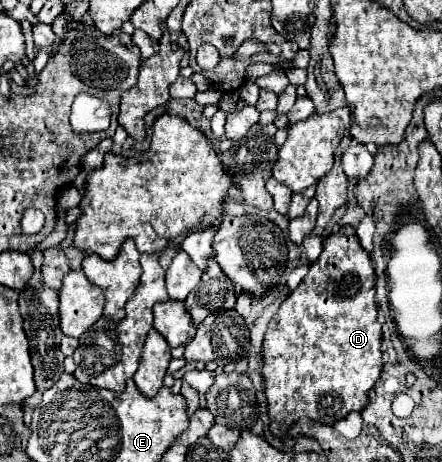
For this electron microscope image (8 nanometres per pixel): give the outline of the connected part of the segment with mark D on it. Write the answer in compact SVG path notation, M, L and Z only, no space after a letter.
M347 227L347 235L333 233L325 239L323 251L315 263L311 263L309 273L299 283L295 291L283 301L275 317L271 319L261 355L263 355L263 381L265 395L269 403L271 433L277 439L285 439L283 433L291 429L301 417L319 421L323 425L333 425L335 421L347 417L351 411L361 411L367 405L367 393L381 375L381 325L377 323L375 305L375 273L369 253L361 247L355 229Z

